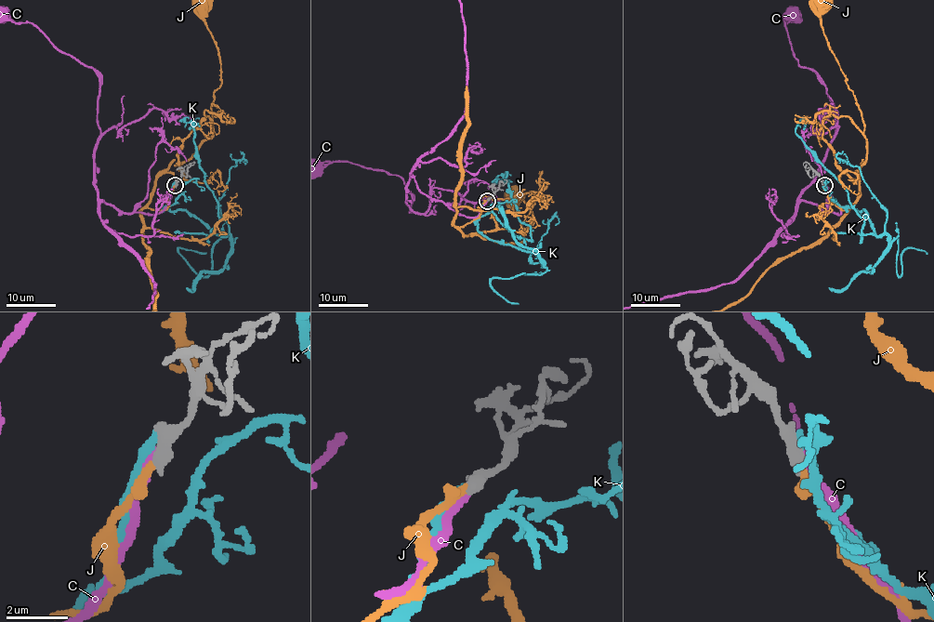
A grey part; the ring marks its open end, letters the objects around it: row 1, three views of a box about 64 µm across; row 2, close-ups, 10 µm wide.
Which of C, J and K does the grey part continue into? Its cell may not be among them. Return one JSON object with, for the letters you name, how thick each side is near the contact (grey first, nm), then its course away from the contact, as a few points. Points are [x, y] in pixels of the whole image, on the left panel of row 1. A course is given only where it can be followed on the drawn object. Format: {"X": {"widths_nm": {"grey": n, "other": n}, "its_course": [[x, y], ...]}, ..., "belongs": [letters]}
{"C": {"widths_nm": {"grey": 480, "other": 320}, "its_course": [[175, 185], [159, 212], [119, 212], [99, 199], [99, 76], [31, 22]]}, "belongs": ["C"]}

